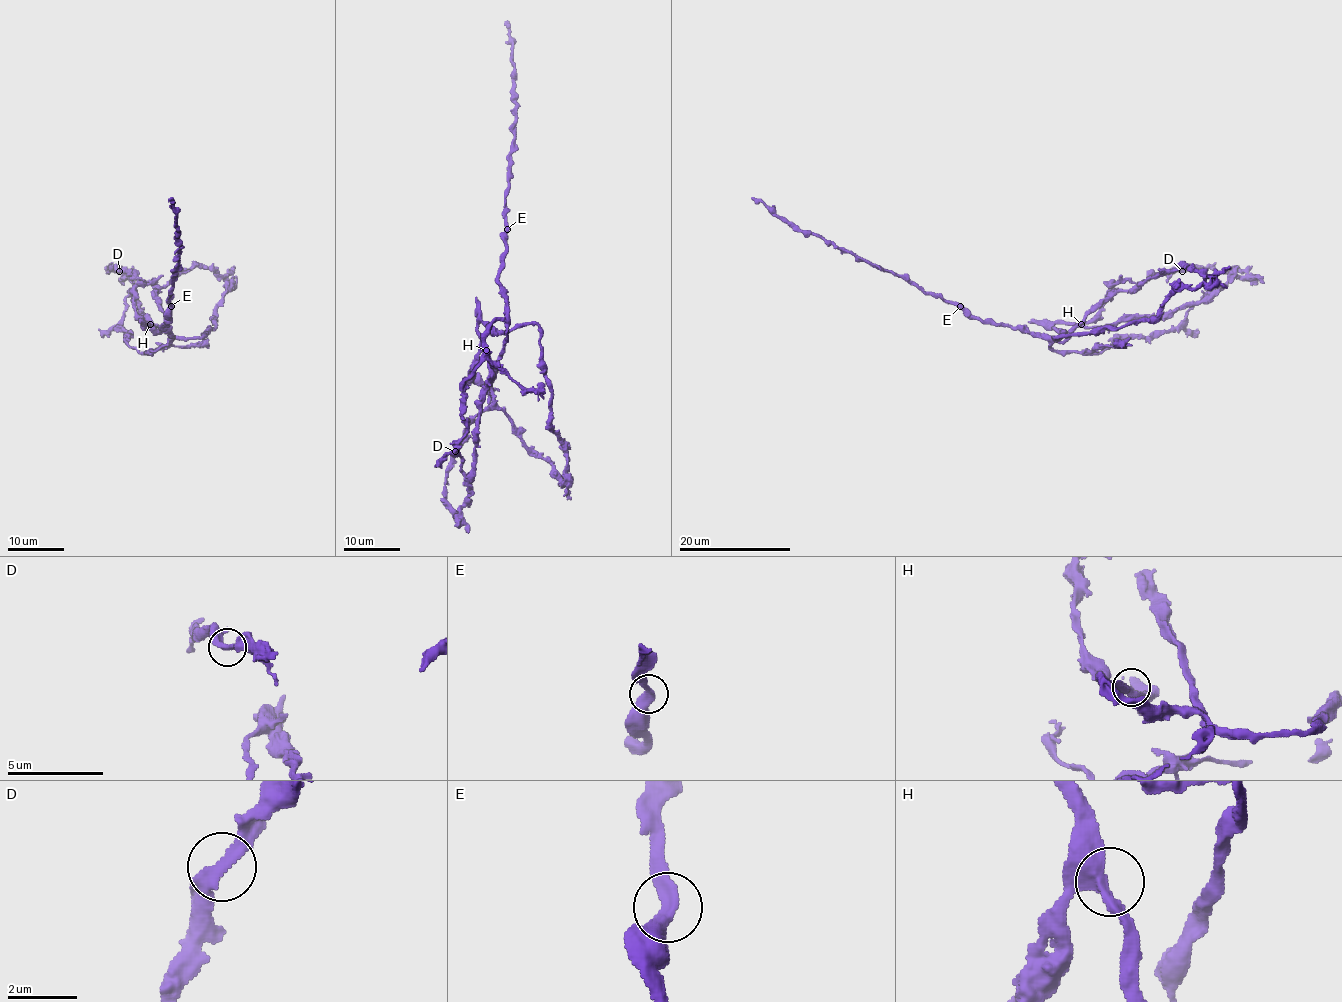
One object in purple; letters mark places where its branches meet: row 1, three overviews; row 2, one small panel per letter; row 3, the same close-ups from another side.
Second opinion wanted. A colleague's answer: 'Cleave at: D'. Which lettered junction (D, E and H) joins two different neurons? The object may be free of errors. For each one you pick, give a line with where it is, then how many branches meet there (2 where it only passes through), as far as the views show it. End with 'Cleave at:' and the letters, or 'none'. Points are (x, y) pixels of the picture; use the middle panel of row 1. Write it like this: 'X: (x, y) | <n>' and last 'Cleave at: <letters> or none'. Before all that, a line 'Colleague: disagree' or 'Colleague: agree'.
Colleague: agree
D: (455, 451) | 2
Cleave at: D

